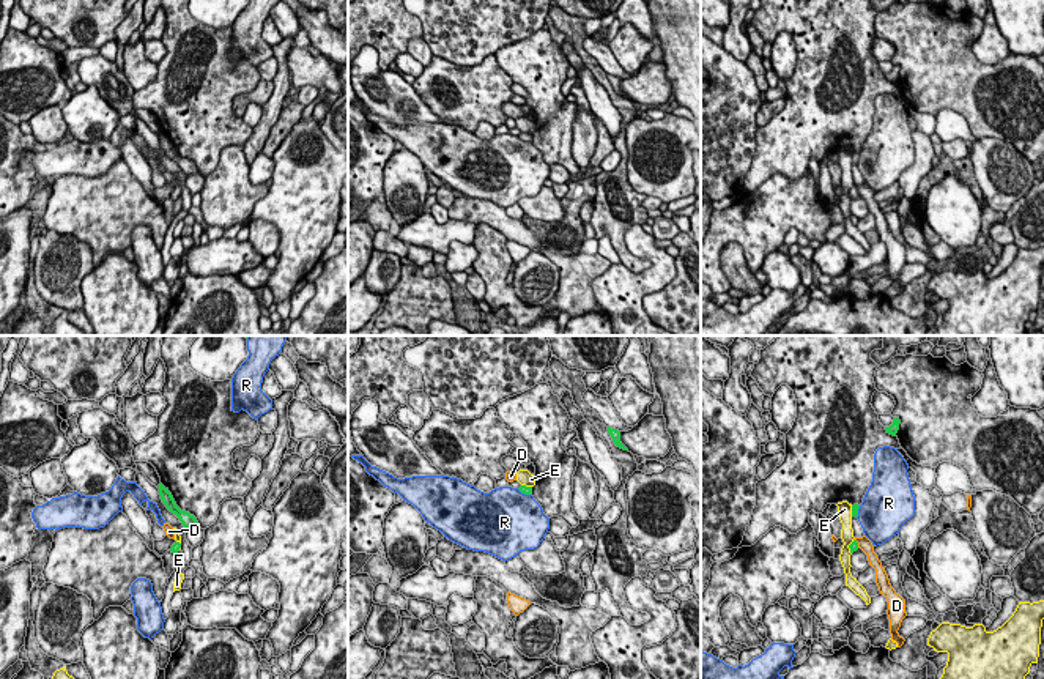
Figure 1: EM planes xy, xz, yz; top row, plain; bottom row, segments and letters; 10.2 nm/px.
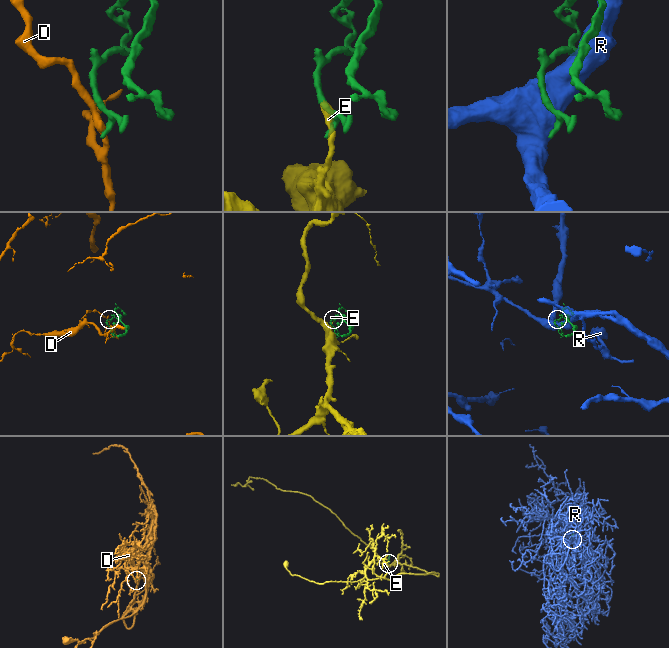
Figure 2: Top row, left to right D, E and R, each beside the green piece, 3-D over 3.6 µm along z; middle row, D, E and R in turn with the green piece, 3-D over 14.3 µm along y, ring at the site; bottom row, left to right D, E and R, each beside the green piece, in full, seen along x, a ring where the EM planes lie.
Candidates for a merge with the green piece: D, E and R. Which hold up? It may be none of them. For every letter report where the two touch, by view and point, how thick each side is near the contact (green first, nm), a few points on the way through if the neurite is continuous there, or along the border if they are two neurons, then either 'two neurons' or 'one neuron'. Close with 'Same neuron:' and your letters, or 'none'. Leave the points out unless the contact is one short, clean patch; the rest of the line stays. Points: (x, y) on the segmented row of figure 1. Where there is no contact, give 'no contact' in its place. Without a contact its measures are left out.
D: meets green in yz at (857, 544); 90 nm thick on the green side, 140 nm on the other; border along yz (854, 539), (858, 547); two neurons
E: meets green in yz at (849, 547); 90 nm thick on the green side, 130 nm on the other; two neurons
R: meets green in xz at (523, 492); 90 nm thick on the green side, 480 nm on the other; two neurons
Same neuron: none

